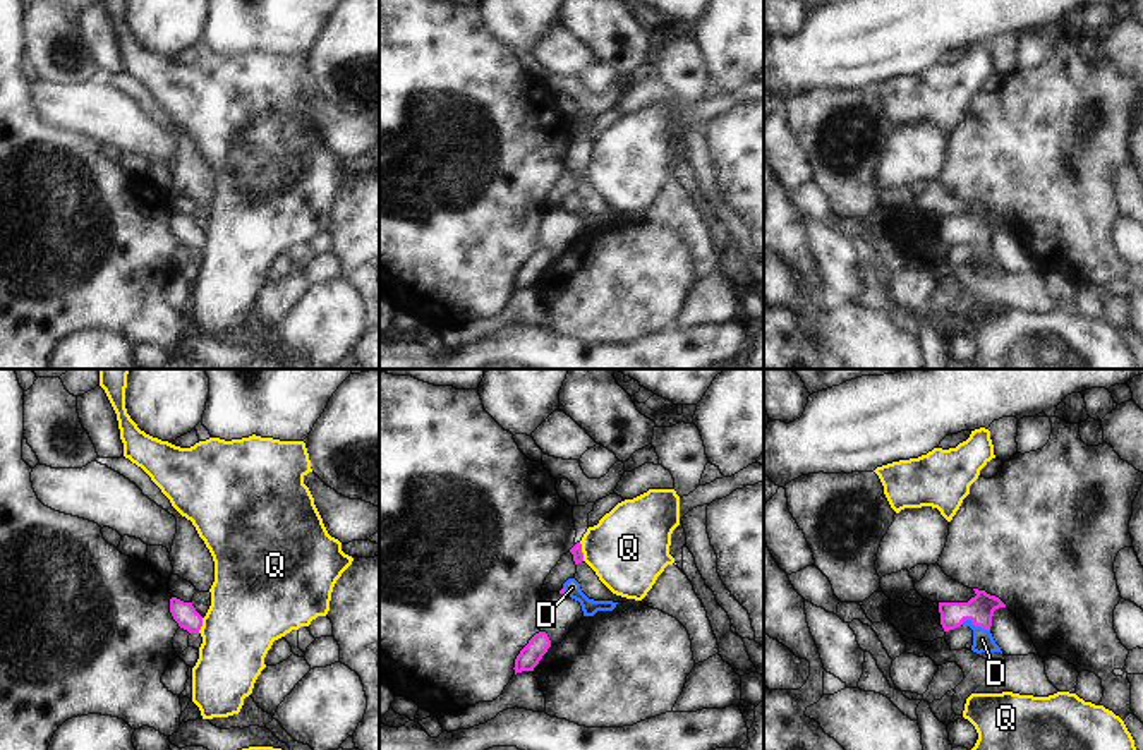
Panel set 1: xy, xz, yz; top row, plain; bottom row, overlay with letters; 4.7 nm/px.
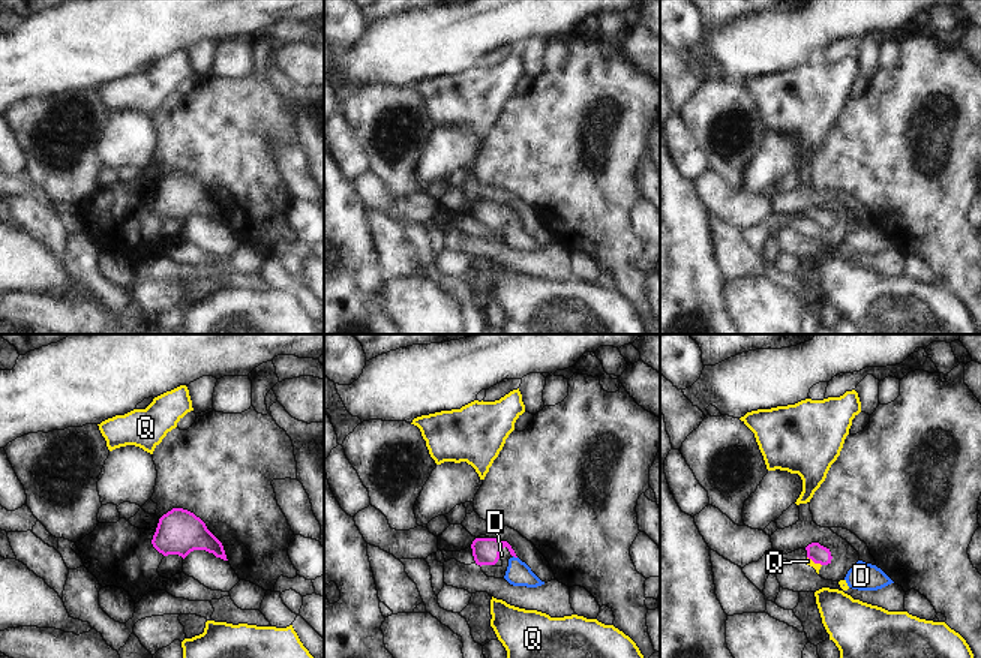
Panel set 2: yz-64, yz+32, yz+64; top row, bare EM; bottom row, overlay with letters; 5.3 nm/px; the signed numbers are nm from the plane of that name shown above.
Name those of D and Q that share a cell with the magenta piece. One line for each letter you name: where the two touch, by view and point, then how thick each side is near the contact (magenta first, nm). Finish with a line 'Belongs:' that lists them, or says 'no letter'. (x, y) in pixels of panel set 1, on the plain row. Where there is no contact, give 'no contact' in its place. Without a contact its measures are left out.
D: yz (975, 241) | 130/100 nm
Belongs: D

